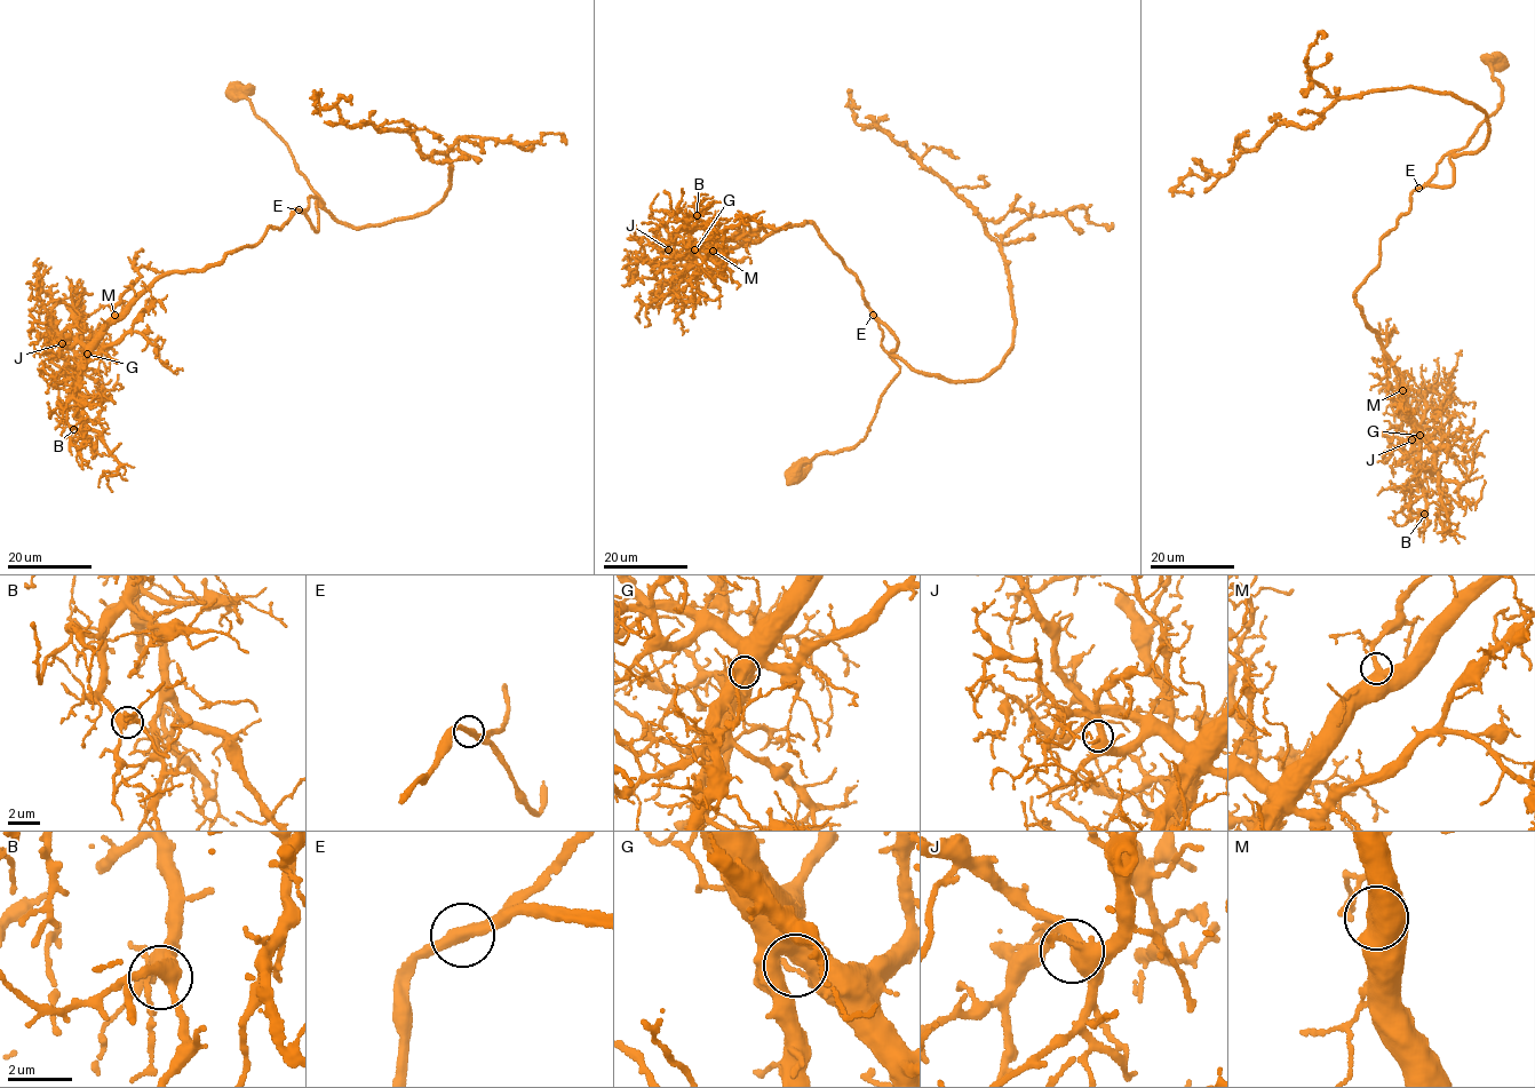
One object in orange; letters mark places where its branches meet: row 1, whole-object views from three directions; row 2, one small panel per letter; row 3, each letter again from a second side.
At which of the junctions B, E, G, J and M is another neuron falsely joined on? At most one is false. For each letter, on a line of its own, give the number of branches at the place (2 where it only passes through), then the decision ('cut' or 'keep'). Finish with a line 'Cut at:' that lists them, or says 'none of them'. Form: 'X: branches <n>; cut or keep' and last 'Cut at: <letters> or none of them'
B: branches 3; keep
E: branches 2; keep
G: branches 2; keep
J: branches 3; keep
M: branches 2; keep
Cut at: none of them

